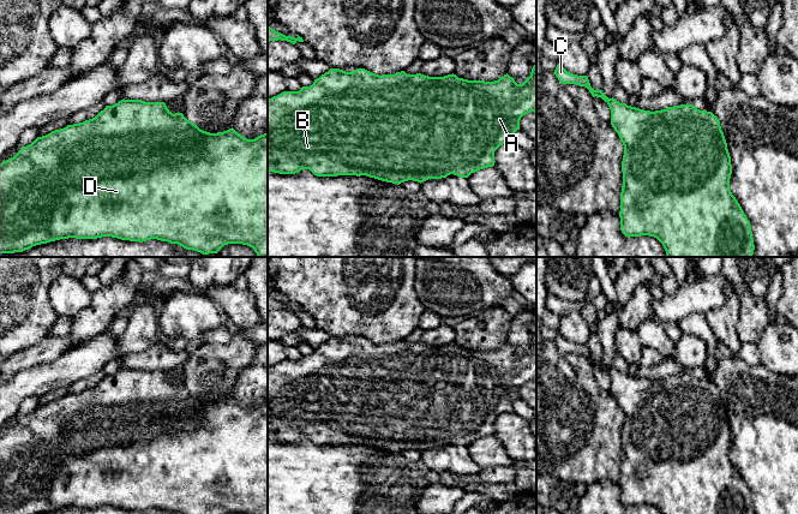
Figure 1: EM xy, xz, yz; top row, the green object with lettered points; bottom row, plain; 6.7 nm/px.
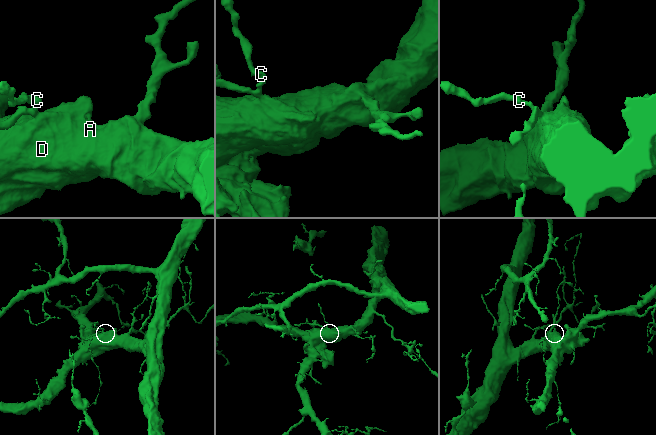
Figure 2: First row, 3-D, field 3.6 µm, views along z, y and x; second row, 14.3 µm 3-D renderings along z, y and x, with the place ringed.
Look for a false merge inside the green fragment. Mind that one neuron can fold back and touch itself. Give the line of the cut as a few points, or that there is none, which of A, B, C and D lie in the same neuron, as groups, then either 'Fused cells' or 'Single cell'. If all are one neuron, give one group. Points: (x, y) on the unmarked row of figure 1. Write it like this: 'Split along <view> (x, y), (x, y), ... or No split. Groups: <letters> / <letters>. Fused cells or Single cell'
No split. Groups: A B C D. Single cell

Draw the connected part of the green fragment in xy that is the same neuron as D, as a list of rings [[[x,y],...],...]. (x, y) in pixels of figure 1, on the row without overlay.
[[[121,369],[113,375],[106,375],[95,387],[79,393],[67,394],[64,398],[52,400],[50,402],[37,406],[31,413],[23,416],[13,426],[0,432],[0,514],[41,514],[60,508],[97,508],[112,506],[130,510],[146,510],[157,508],[178,514],[268,514],[268,401],[254,408],[244,407],[233,396],[217,402],[210,402],[200,399],[196,393],[187,389],[182,382],[173,383],[164,371],[145,371],[142,369]]]

